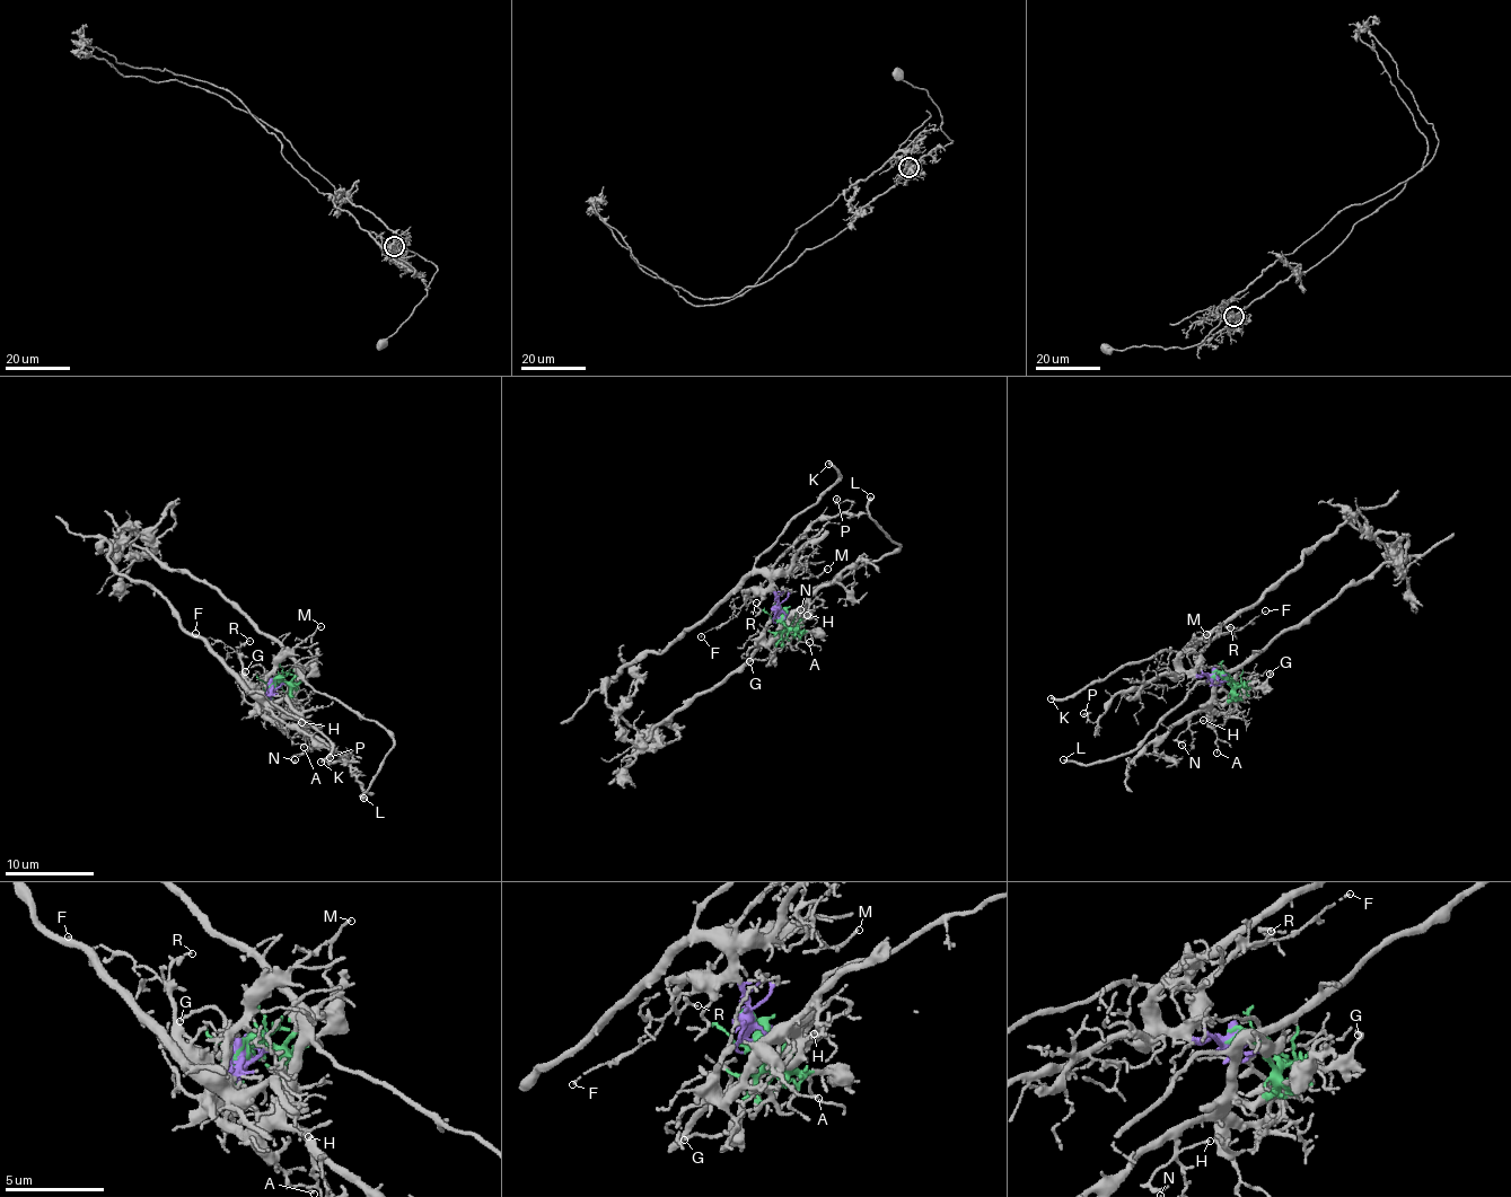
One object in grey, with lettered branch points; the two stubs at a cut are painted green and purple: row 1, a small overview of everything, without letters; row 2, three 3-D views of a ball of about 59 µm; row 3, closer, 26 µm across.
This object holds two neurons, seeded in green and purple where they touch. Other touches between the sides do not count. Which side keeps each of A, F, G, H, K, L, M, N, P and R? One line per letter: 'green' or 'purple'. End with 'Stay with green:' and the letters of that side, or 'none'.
A: green
F: purple
G: green
H: green
K: purple
L: green
M: purple
N: green
P: purple
R: purple
Stay with green: A, G, H, L, N

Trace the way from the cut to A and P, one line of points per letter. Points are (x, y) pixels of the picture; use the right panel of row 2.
A: (1226, 676), (1235, 683), (1230, 709), (1214, 730), (1217, 751)
P: (1226, 676), (1164, 675), (1114, 695), (1105, 713), (1092, 722), (1090, 713), (1083, 712)

